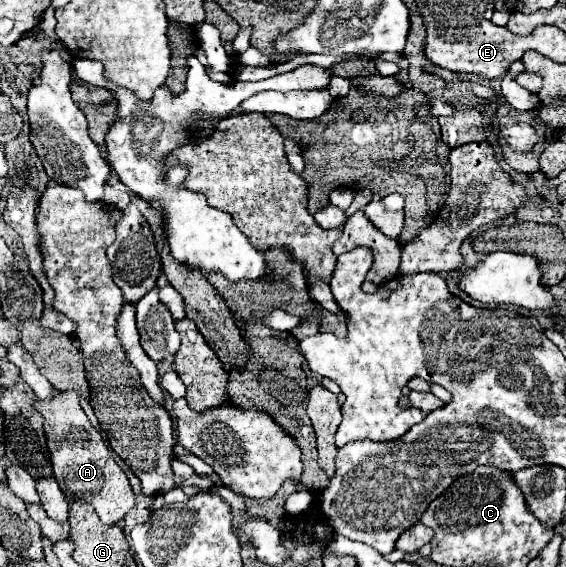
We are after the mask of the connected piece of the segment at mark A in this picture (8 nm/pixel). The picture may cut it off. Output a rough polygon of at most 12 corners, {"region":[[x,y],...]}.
{"region":[[78,393],[36,401],[54,477],[104,525],[134,507]]}

